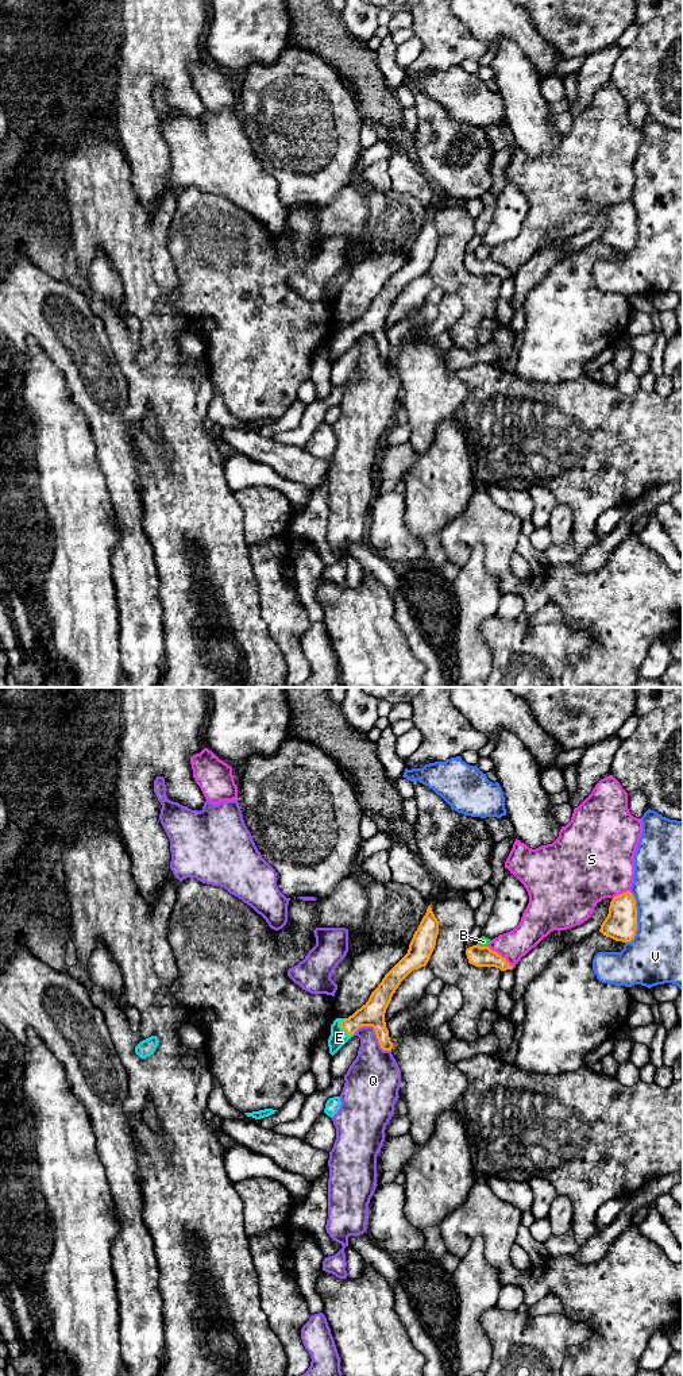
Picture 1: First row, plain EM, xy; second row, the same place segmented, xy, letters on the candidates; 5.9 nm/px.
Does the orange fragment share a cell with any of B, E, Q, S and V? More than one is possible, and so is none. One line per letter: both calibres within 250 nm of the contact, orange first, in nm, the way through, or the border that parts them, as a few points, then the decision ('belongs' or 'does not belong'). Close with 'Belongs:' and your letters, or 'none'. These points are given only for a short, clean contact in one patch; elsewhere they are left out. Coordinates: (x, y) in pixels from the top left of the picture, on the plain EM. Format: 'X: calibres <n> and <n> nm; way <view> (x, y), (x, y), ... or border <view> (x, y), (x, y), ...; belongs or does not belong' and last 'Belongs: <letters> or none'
B: calibres 130 and 60 nm; does not belong
E: calibres 140 and 100 nm; way xy (373, 322), (342, 335), (339, 346); belongs
Q: calibres 140 and 300 nm; border xy (352, 342), (362, 335), (371, 335), (378, 353), (390, 359); does not belong
S: calibres 130 and 170 nm; does not belong
V: calibres 190 and 500 nm; does not belong
Belongs: E

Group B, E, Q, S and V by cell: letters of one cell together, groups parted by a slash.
B / E / Q / S / V

